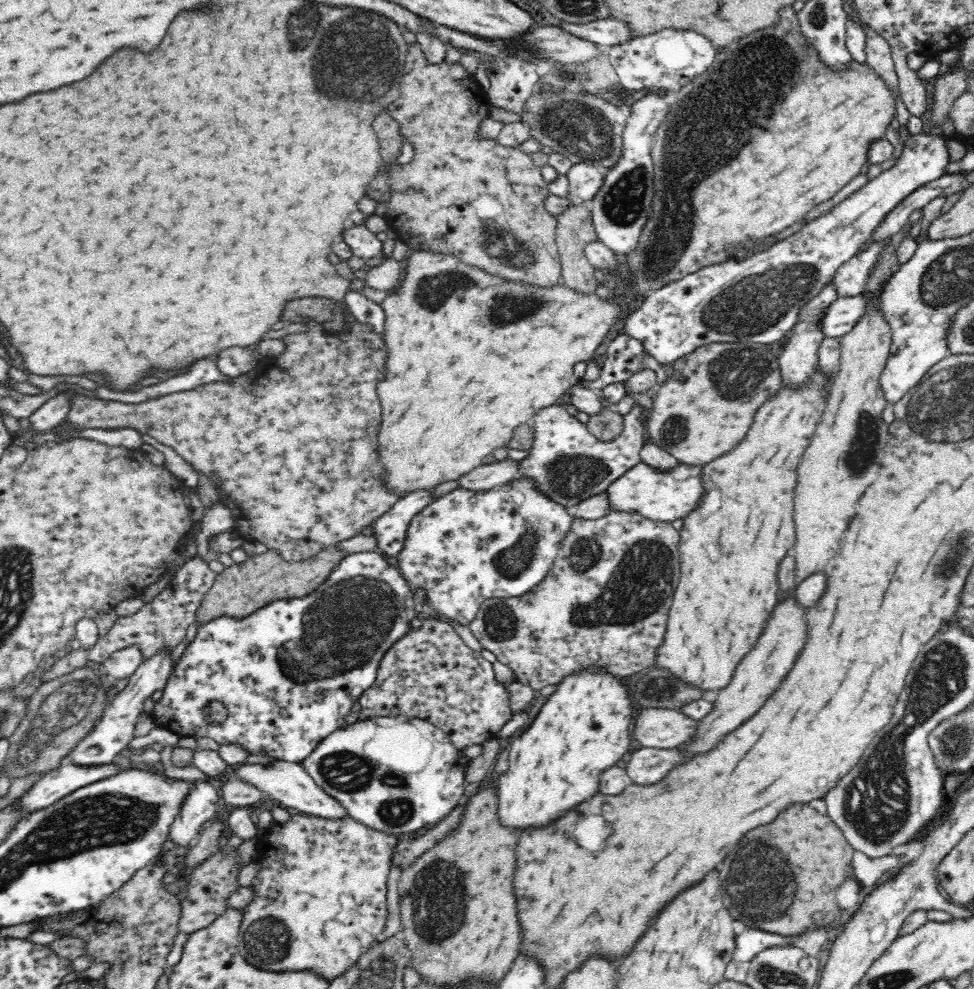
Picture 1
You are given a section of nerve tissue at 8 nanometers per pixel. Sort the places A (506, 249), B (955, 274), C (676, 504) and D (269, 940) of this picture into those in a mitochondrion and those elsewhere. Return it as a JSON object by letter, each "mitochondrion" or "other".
{"A":"mitochondrion","B":"mitochondrion","C":"other","D":"mitochondrion"}

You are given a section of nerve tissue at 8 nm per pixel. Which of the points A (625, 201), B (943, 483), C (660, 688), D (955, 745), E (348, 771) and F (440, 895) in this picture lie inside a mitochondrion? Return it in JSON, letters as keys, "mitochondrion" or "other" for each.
{"A":"mitochondrion","B":"other","C":"mitochondrion","D":"mitochondrion","E":"mitochondrion","F":"mitochondrion"}

